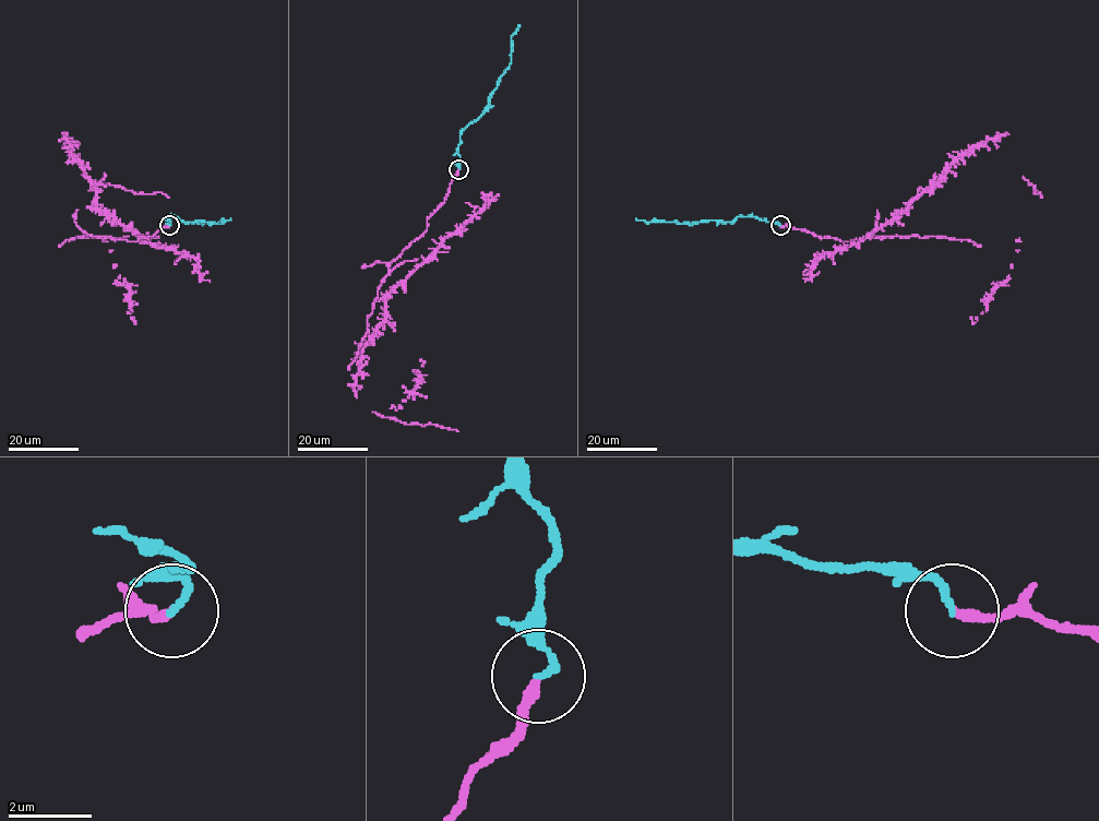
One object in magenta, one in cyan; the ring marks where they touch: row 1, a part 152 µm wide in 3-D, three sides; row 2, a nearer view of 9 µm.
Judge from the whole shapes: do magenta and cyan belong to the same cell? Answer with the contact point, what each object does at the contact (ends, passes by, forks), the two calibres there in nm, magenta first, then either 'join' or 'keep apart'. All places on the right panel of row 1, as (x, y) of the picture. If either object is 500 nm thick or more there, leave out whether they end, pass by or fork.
at (780, 225); magenta ends there; cyan ends there; 220 nm thick on the magenta side, 160 nm on the other; join

